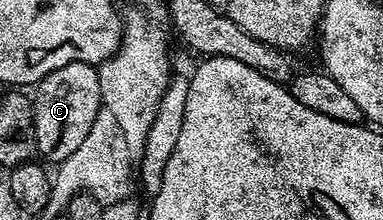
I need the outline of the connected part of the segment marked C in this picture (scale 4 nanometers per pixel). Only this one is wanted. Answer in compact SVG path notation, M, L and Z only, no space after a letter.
M70 62L70 66L58 66L58 70L46 74L46 78L35 85L34 92L36 96L33 95L31 101L36 150L41 161L57 166L85 141L86 134L102 107L97 65Z

